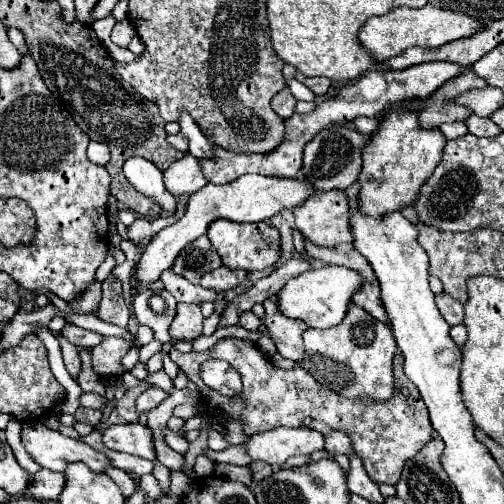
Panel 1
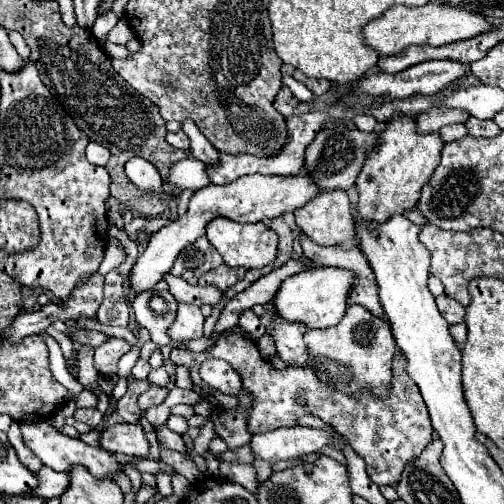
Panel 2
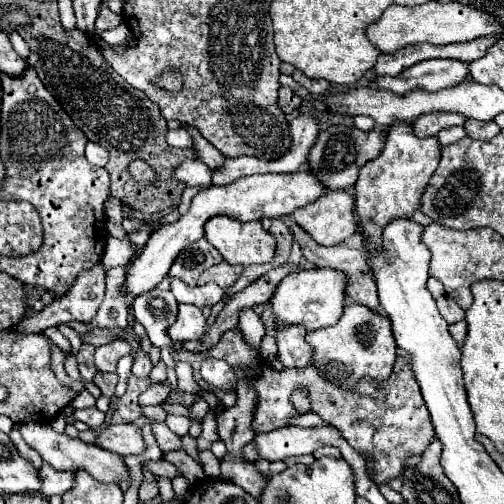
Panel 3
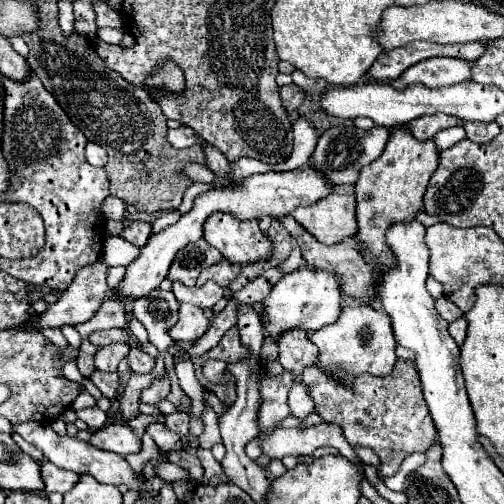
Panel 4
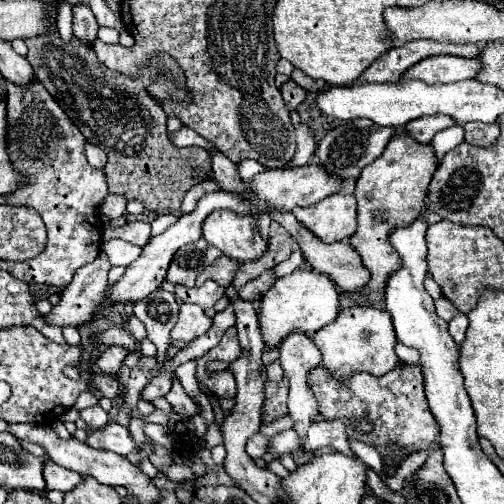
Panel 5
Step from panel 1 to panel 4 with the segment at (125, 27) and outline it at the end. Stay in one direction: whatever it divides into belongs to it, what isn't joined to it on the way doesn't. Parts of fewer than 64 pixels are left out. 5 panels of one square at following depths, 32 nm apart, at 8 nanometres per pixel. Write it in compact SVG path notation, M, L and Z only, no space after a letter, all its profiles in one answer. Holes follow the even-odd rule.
M104 28L104 30L98 32L98 38L104 40L104 42L108 42L108 44L120 44L122 38L124 38L124 34L126 34L126 28L118 28L118 30L116 28L114 30Z

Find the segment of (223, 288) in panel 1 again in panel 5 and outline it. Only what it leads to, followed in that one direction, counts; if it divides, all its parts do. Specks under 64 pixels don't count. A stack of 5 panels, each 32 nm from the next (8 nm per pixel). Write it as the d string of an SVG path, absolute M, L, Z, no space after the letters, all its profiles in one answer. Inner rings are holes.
M220 256L214 264L210 264L208 268L204 268L200 274L198 274L198 280L196 280L196 286L202 286L206 280L214 280L218 282L220 286L230 286L230 282L234 280L236 272L238 272L240 264L236 264L234 260L228 260L226 256Z

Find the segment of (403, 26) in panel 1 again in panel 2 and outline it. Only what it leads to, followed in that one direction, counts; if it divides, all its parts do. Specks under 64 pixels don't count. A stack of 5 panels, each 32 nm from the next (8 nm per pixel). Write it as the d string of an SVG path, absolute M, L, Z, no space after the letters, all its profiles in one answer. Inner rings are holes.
M424 4L418 8L408 8L408 6L394 6L388 12L384 12L380 18L370 20L364 30L364 42L378 52L378 56L394 56L402 52L408 46L442 46L458 40L468 40L472 36L478 36L486 30L490 30L492 24L488 24L484 18L464 12L460 8L450 8L450 6L438 6L438 4Z

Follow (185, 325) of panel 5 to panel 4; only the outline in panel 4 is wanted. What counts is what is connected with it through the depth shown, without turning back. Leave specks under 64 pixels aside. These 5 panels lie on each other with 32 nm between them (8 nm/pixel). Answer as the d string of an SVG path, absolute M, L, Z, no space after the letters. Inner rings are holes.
M180 304L178 322L170 328L170 336L174 342L194 342L198 340L210 326L210 320L202 314L202 308L192 304Z

